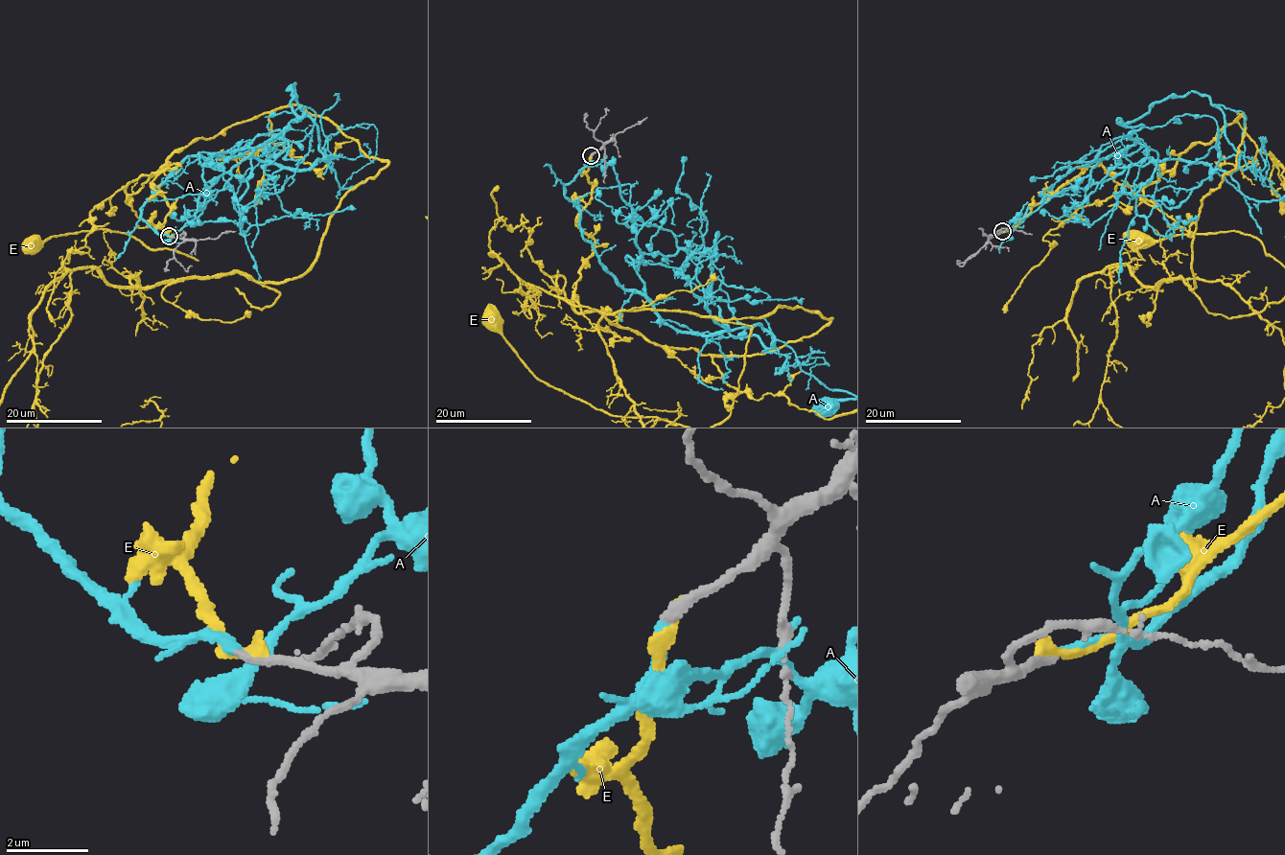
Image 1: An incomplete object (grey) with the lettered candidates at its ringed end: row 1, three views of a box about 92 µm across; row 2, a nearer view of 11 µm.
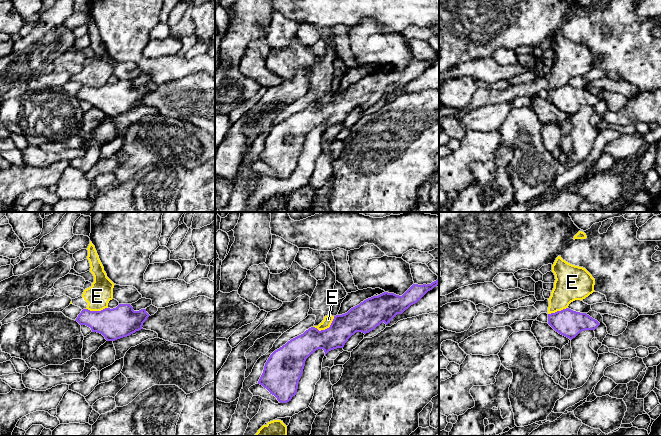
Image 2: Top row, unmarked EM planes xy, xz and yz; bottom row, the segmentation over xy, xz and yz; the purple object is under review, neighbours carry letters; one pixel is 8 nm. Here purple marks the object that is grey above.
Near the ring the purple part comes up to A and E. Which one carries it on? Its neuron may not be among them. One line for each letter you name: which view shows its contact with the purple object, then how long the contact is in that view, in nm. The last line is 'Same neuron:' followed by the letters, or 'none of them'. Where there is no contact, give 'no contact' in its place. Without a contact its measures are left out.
A: no contact
Same neuron: A

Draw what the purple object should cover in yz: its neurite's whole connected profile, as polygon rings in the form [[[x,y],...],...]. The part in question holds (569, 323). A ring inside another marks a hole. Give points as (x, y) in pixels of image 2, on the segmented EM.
[[[569,308],[548,314],[548,324],[559,334],[573,339],[580,332],[595,330],[600,323],[587,315]]]

